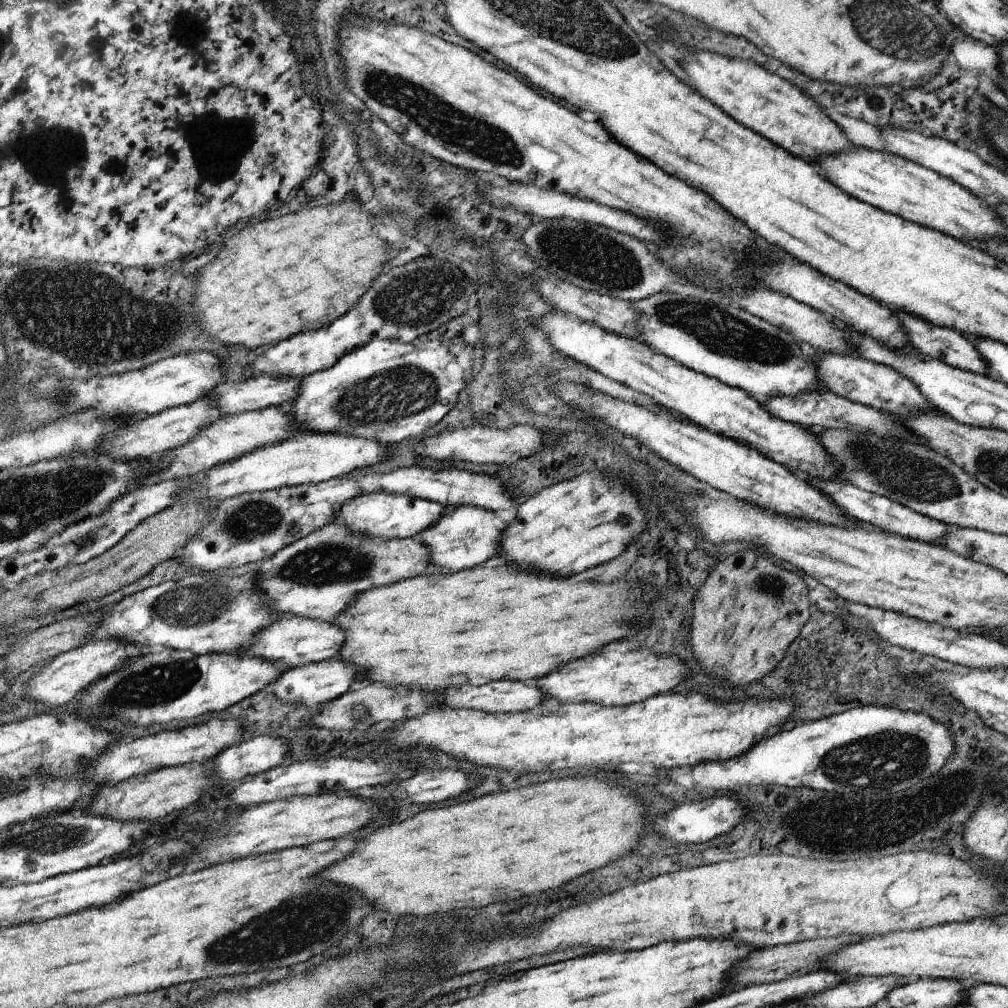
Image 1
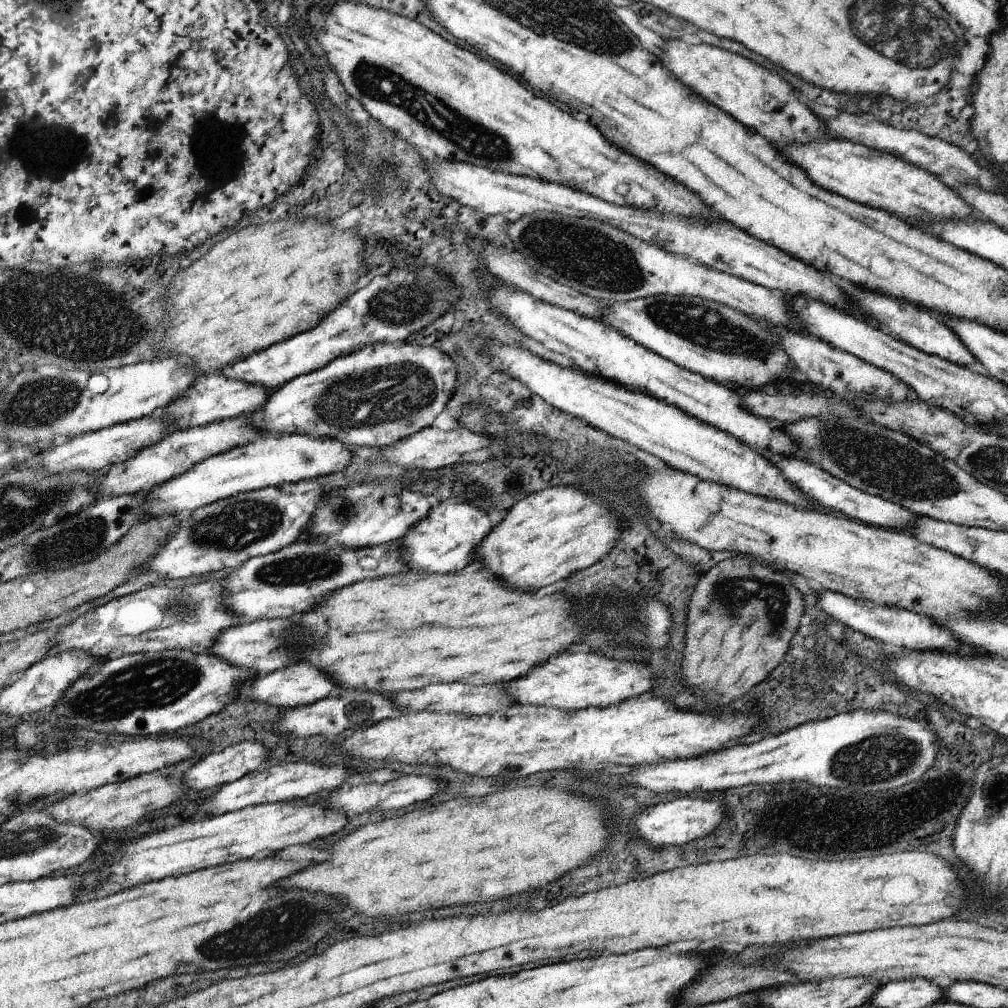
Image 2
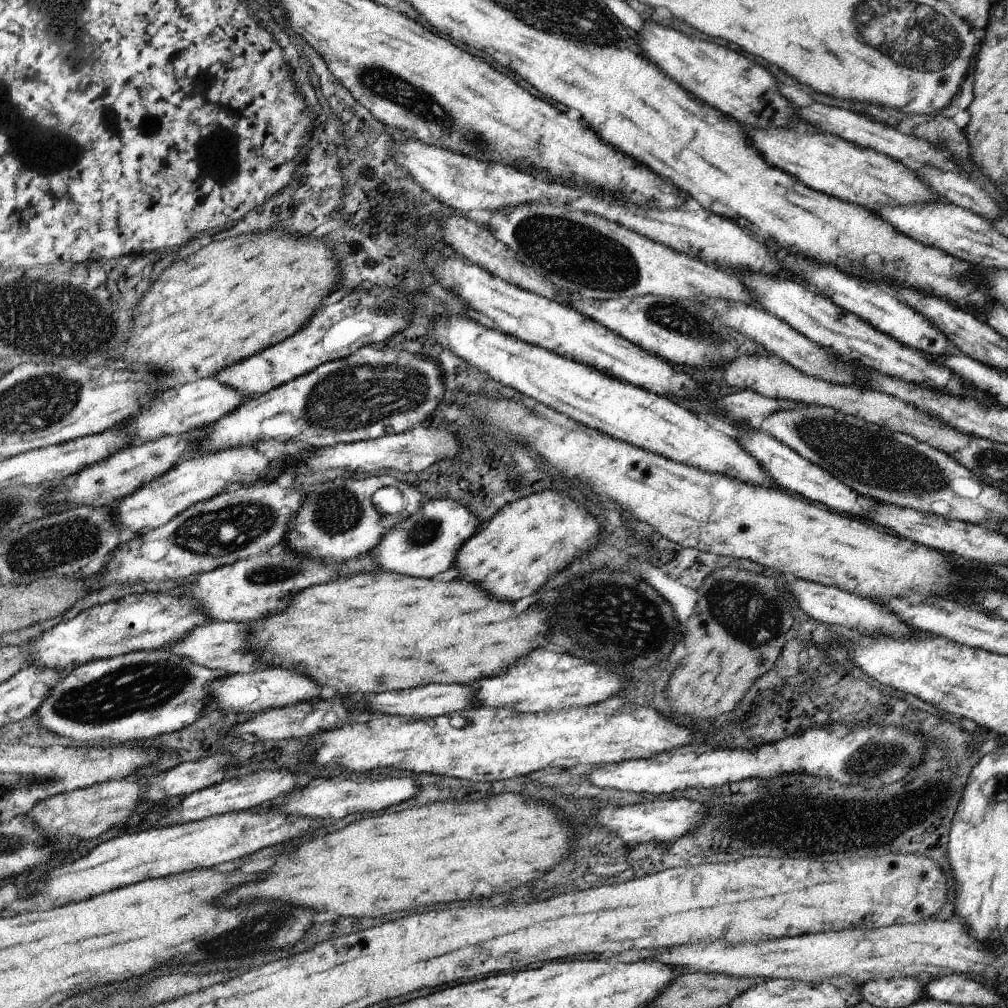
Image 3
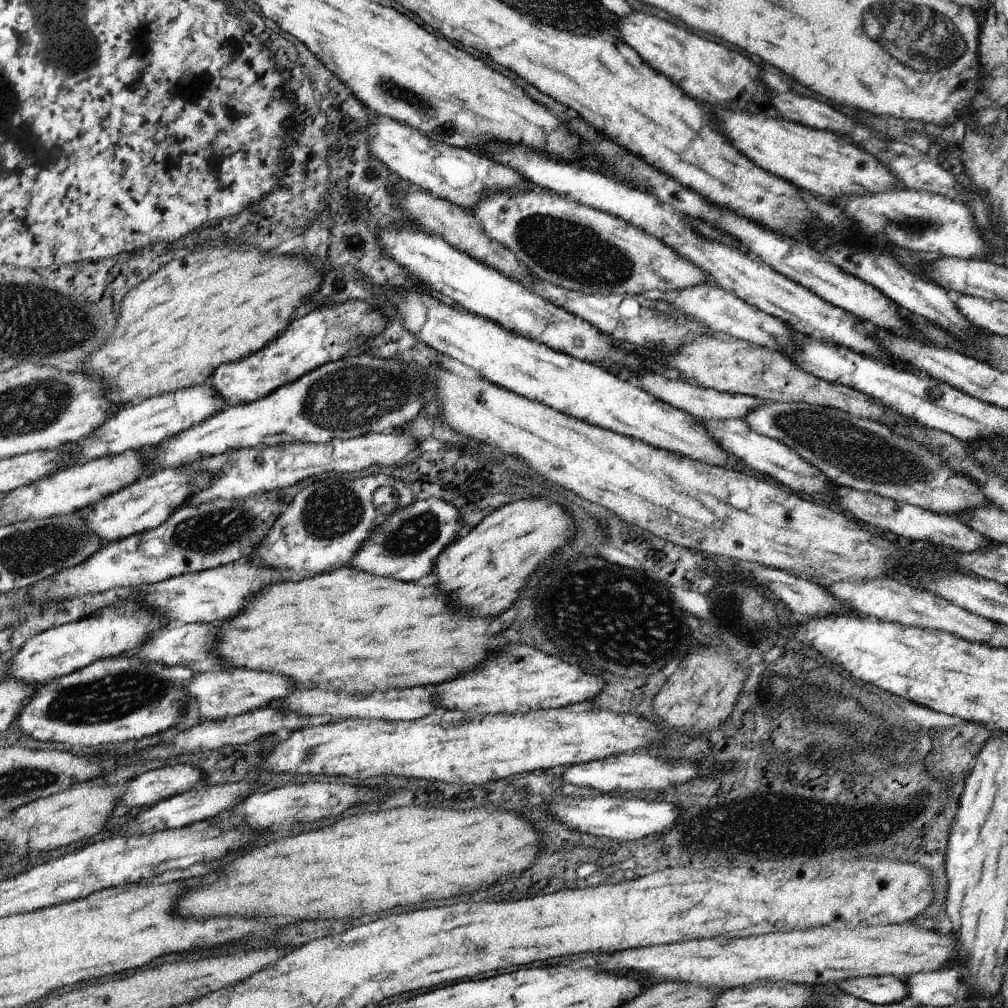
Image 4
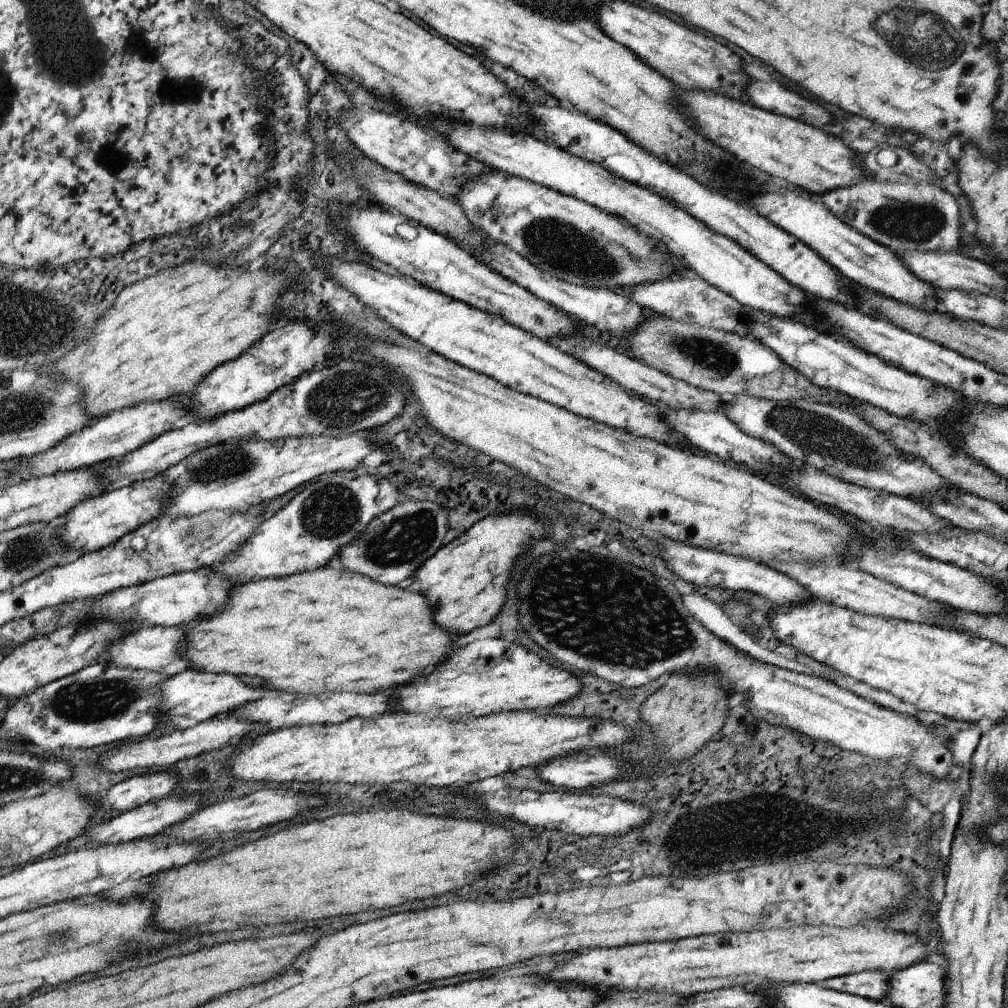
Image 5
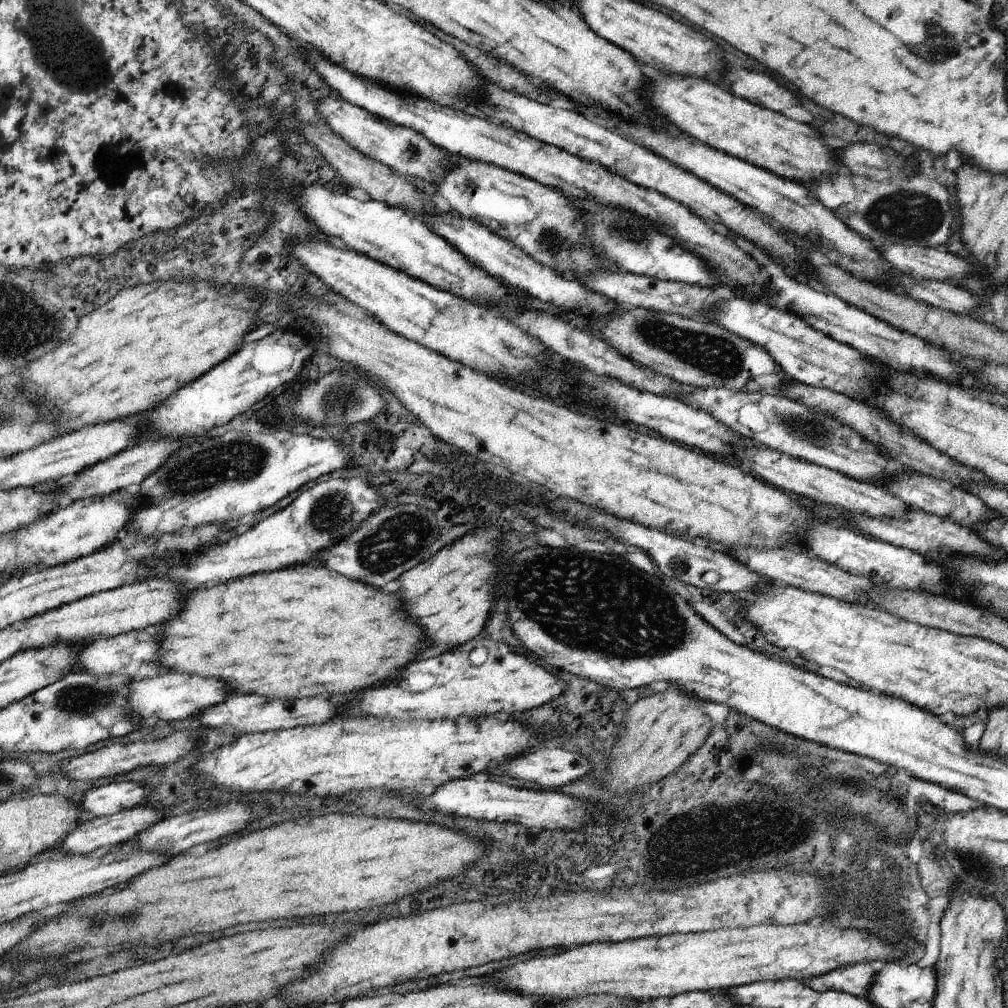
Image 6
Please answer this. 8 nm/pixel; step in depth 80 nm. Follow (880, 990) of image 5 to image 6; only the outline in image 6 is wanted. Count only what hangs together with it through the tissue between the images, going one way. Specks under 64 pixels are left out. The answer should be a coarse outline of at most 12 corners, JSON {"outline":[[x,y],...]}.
{"outline":[[881,962],[845,965],[803,982],[865,997]]}

